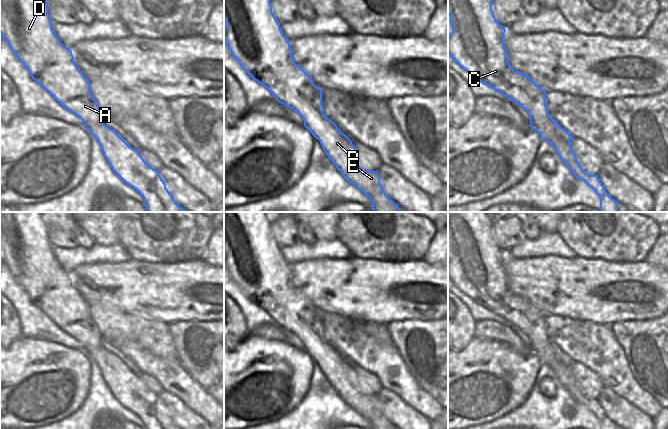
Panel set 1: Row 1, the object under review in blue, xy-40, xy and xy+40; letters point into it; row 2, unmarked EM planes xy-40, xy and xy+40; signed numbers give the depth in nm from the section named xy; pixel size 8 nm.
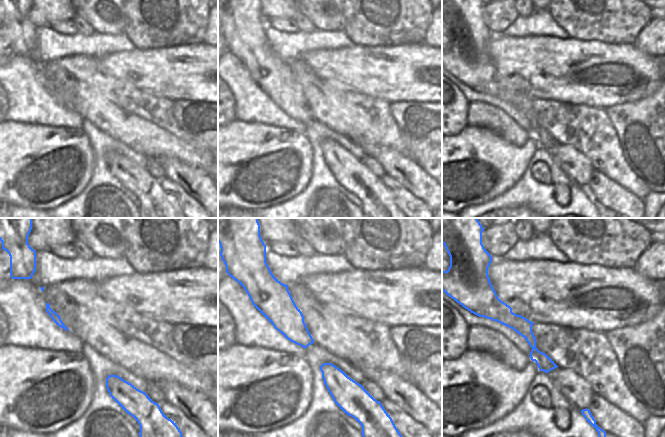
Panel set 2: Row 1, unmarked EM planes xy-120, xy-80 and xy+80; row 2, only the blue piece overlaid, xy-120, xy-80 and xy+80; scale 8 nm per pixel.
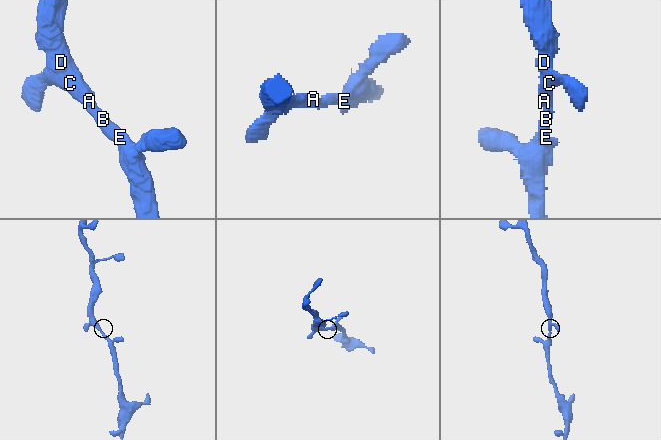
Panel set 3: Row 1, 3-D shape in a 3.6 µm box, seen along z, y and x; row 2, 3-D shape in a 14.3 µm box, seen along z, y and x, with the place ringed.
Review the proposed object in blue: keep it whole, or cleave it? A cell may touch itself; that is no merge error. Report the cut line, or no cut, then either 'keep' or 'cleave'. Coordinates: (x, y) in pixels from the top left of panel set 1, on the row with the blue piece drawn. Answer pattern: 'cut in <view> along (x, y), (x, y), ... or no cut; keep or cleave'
no cut; keep

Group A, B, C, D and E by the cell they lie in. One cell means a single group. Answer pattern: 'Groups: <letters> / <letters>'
Groups: A B C D E.

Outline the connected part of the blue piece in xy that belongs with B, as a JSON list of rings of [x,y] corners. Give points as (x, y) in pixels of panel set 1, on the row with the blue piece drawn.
[[[224,0],[224,19],[226,20],[224,39],[232,56],[242,69],[252,79],[263,85],[276,98],[277,102],[293,109],[304,120],[306,129],[320,141],[324,152],[344,179],[370,198],[371,209],[374,212],[401,212],[398,205],[384,192],[378,171],[365,171],[358,164],[358,154],[352,141],[324,114],[322,89],[317,87],[308,73],[294,62],[290,41],[284,36],[280,23],[272,12],[270,0]]]

